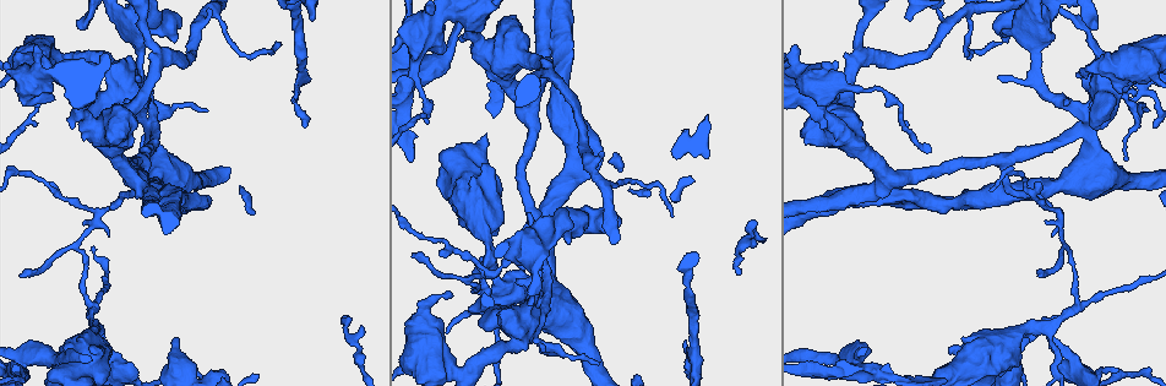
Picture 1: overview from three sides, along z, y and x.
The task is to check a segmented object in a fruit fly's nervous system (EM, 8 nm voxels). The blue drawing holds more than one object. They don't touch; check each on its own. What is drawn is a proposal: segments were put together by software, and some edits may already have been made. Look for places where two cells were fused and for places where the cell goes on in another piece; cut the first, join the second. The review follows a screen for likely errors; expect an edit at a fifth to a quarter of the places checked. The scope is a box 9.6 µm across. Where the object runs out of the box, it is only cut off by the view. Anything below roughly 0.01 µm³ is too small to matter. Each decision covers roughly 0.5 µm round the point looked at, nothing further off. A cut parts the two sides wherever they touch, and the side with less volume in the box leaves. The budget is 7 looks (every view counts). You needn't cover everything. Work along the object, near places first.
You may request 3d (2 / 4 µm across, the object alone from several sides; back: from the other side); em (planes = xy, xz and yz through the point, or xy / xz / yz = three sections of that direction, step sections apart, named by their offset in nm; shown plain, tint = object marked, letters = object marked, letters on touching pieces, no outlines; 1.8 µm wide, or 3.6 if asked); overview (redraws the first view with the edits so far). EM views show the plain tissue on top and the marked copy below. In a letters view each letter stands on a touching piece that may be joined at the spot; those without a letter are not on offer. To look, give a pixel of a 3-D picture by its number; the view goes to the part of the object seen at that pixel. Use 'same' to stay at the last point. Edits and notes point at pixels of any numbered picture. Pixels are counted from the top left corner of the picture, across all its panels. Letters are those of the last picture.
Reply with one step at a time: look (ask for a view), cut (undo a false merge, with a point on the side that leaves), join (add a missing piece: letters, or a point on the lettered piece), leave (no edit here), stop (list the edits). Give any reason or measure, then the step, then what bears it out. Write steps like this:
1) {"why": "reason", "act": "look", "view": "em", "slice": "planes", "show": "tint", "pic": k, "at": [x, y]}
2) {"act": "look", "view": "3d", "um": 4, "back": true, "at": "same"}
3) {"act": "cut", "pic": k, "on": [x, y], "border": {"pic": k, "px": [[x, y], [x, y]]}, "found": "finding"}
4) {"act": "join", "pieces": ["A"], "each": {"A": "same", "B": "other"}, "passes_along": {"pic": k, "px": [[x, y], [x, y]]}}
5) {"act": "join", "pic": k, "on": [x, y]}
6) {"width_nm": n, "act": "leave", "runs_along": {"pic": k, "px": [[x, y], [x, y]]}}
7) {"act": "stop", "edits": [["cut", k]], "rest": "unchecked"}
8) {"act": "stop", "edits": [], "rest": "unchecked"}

{"why": "end of a long branch", "act": "look", "view": "em", "slice": "planes", "show": "tint", "pic": 1, "at": [81, 28]}

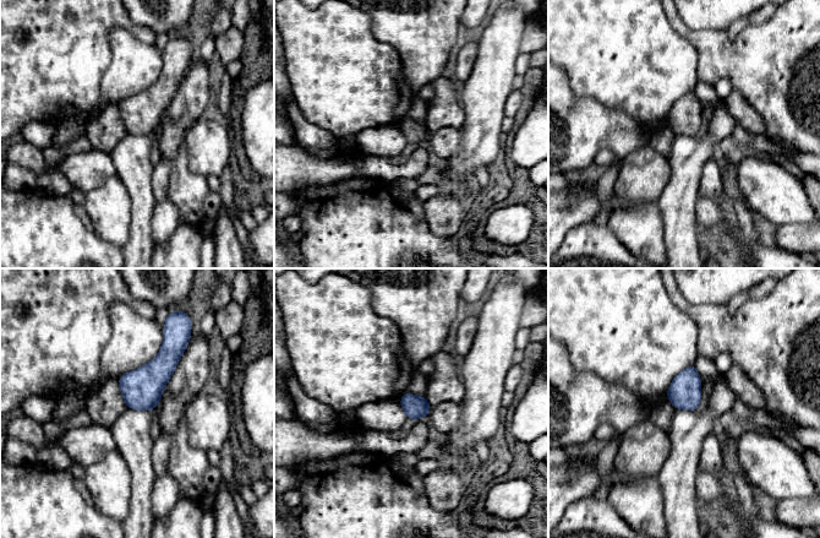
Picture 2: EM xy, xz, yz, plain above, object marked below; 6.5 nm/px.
{"why": "see the neighbours", "act": "look", "view": "em", "slice": "planes", "show": "letters", "at": "same"}

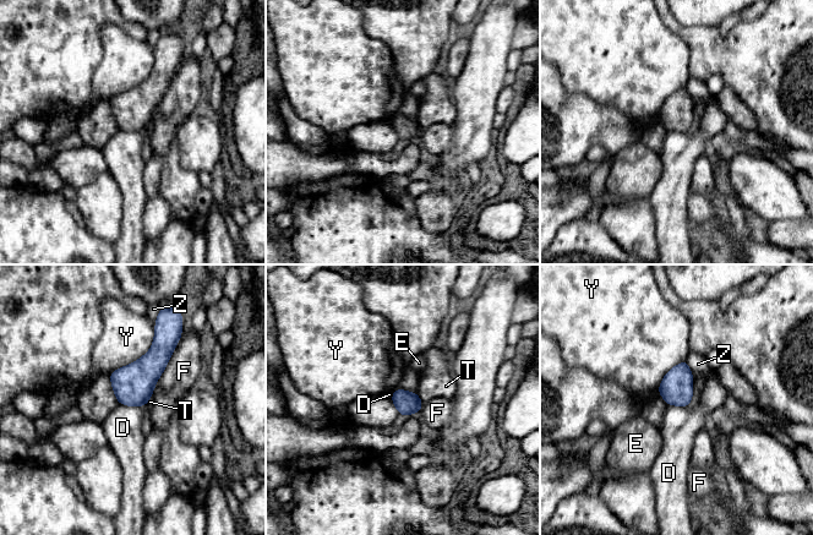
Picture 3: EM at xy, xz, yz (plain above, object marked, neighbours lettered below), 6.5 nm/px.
{"width_nm": 160, "act": "leave", "each": {"D": "other", "E": "other", "F": "other", "T": "other", "Y": "other", "Z": "other"}, "border": {"pic": 3, "px": [[120, 403], [145, 407]]}, "found": "no lettered piece goes on from it"}

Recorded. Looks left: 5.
{"why": "four or more arms meet", "act": "look", "view": "em", "um": 3.6, "slice": "planes", "show": "letters", "pic": 1, "at": [152, 121]}

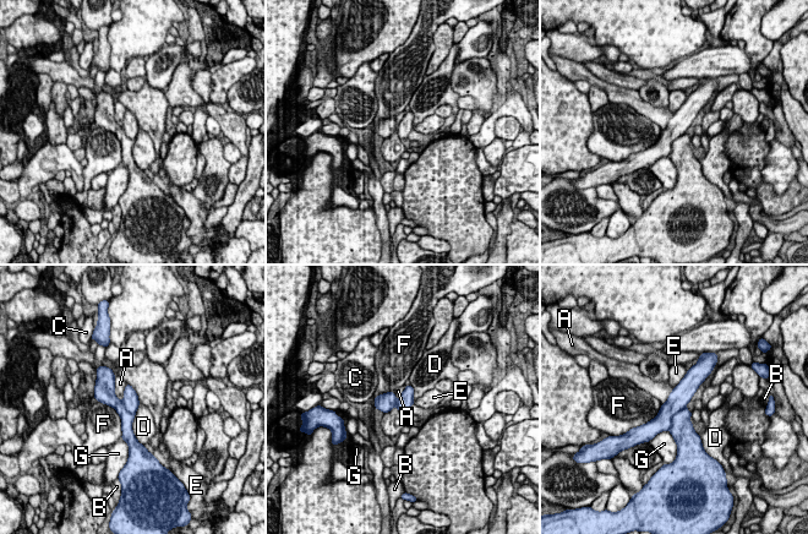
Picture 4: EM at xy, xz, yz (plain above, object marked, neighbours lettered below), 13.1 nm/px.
{"width_nm": 200, "act": "cut", "pic": 4, "on": [677, 399], "each": {"A": "other", "B": "other", "C": "other", "D": "other", "E": "other", "F": "other", "G": "other"}, "border": {"pic": 4, "px": [[684, 407], [672, 418], [669, 429]]}, "found": "a second cell is stuck on"}

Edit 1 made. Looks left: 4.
{"why": "see it whole again", "act": "look", "view": "overview"}

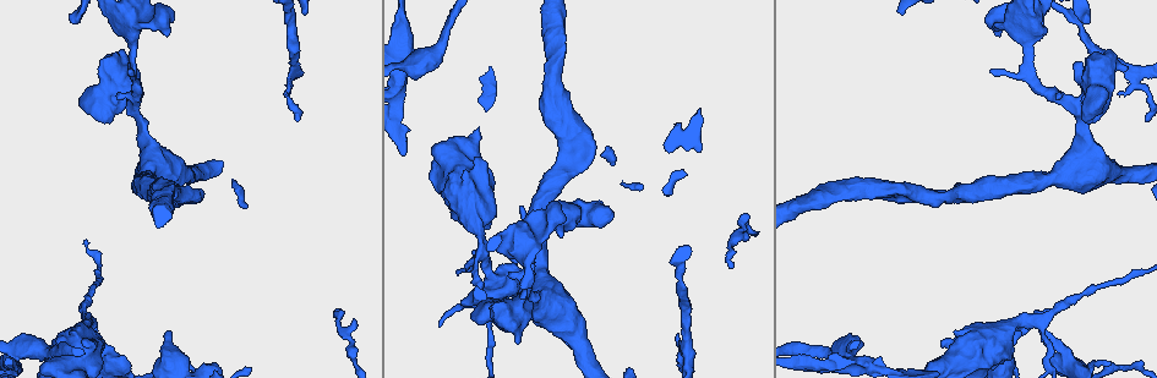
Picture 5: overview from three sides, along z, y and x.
{"why": "branch stops here", "act": "look", "view": "3d", "um": 4, "pic": 5, "at": [1147, 119]}

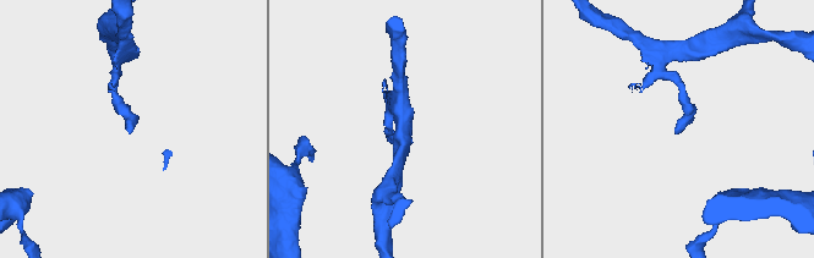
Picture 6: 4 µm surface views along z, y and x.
{"why": "shape alone is not enough", "act": "look", "view": "em", "slice": "planes", "show": "letters", "pic": 6, "at": [674, 132]}

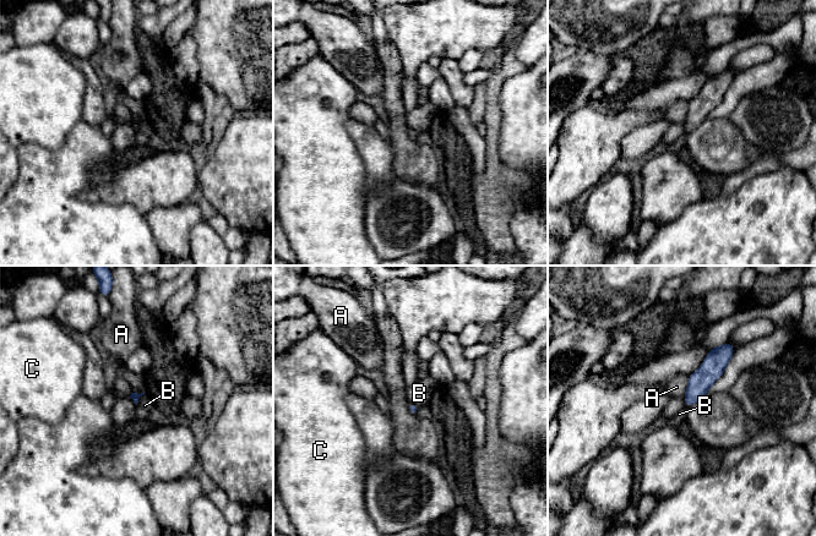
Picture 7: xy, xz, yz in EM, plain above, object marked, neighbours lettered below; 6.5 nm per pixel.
{"act": "leave", "each": {"A": "other", "B": "other", "C": "other"}, "runs_along": {"pic": 7, "px": [[728, 346], [698, 382], [689, 402]]}, "found": "none of them fits"}

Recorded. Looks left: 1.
{"act": "stop", "edits": [["cut", 4]], "rest": "unchecked"}

